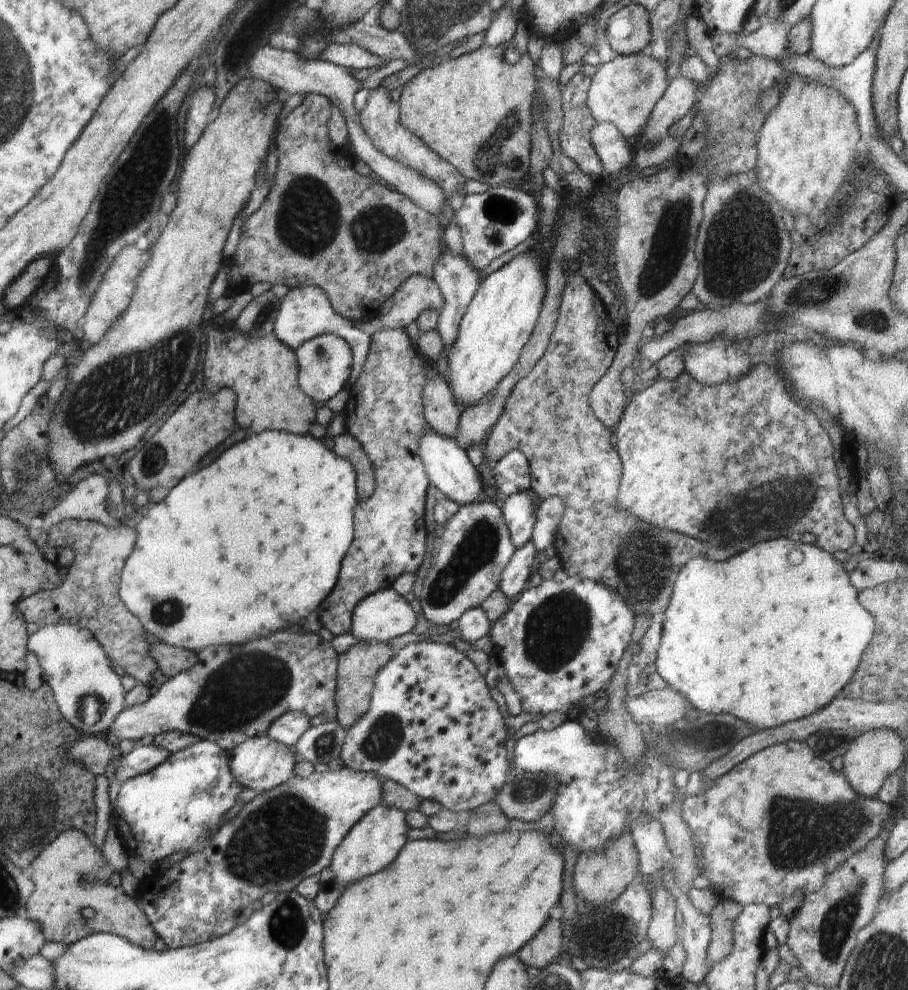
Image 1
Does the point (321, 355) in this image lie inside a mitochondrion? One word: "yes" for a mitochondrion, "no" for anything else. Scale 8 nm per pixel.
yes

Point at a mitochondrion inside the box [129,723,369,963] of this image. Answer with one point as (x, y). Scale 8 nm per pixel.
(287, 834)

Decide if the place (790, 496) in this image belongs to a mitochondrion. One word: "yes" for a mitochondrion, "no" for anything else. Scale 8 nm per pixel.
yes

